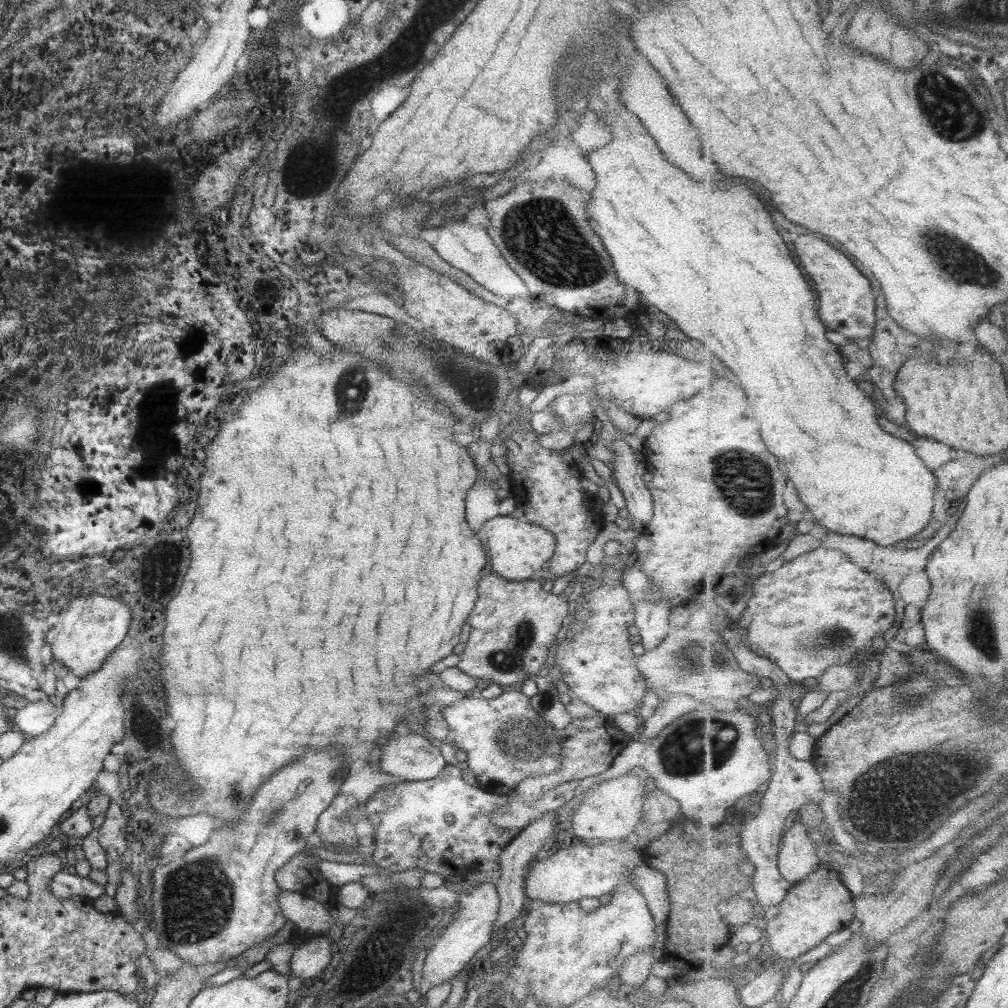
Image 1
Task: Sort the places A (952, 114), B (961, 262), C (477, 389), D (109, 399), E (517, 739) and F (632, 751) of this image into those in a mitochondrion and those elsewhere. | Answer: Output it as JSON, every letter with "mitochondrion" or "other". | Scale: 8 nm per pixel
{"A":"mitochondrion","B":"mitochondrion","C":"mitochondrion","D":"other","E":"mitochondrion","F":"other"}

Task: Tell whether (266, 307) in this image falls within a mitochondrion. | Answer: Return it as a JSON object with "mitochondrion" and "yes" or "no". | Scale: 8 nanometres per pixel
{"mitochondrion":"no"}

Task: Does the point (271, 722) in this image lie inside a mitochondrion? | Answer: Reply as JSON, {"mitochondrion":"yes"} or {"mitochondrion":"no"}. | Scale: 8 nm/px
{"mitochondrion":"no"}

